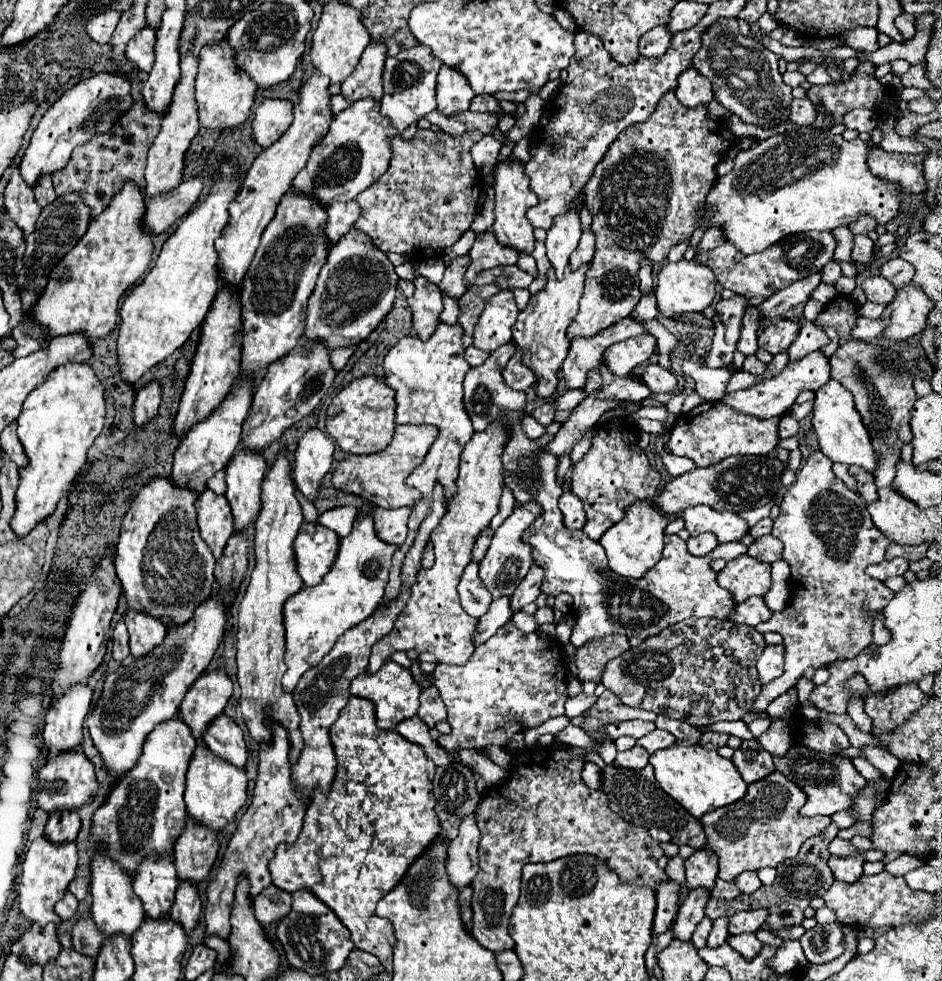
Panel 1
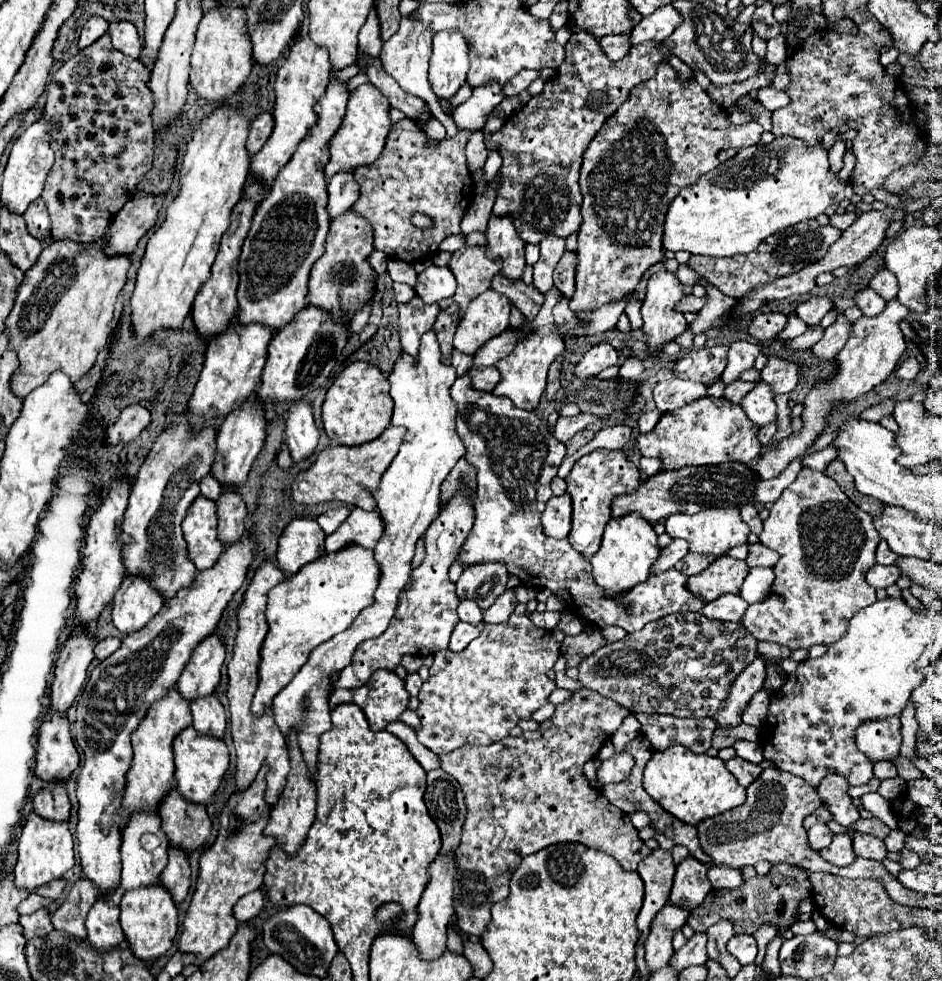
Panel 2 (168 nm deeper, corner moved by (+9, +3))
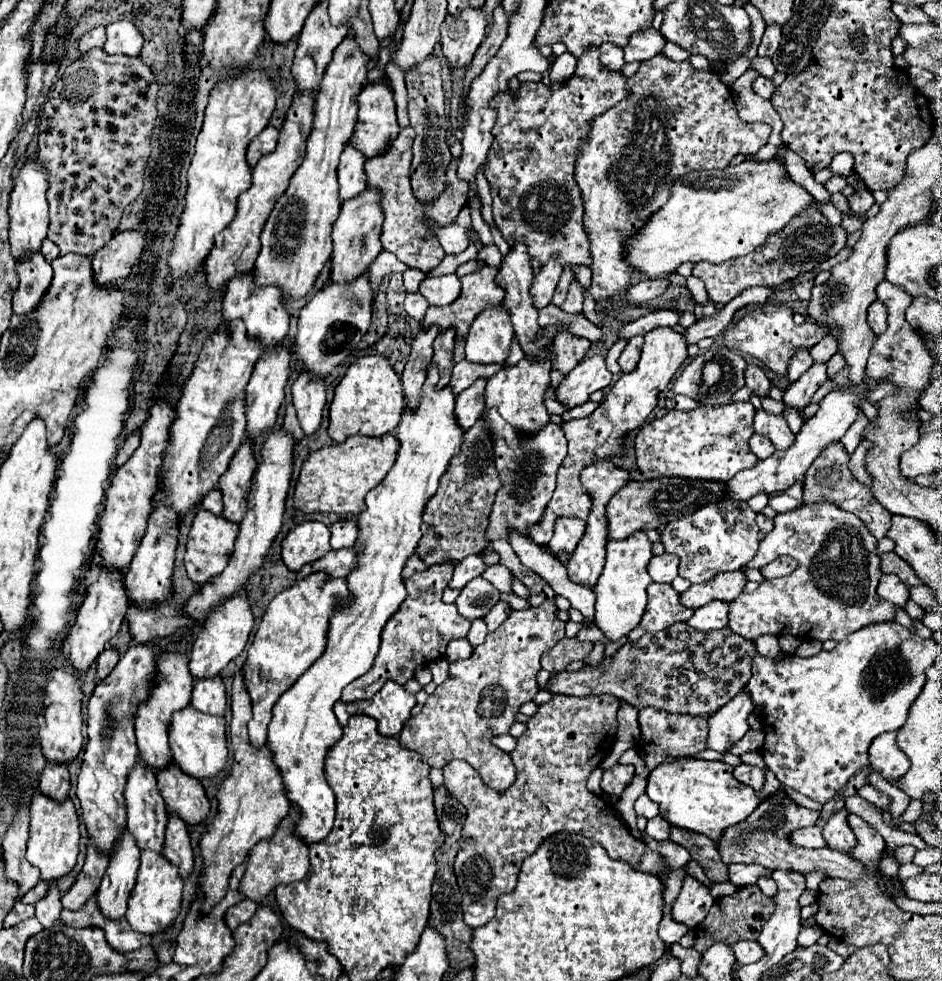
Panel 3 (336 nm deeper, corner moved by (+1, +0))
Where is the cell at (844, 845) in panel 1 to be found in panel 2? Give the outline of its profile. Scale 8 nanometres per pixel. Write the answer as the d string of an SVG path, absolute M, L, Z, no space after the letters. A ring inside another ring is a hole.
M816 823L808 829L808 841L812 849L820 851L828 845L828 841L832 841L832 831L824 823Z

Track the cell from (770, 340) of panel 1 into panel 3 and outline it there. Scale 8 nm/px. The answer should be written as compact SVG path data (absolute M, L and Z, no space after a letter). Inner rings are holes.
M764 304L760 308L754 308L752 312L744 314L734 326L730 326L724 334L724 342L730 350L746 352L746 354L752 354L754 358L762 360L772 372L786 374L788 360L790 360L794 348L798 348L798 346L812 348L826 336L826 328L820 328L820 324L814 324L814 322L796 324L792 318L794 318L794 312L786 306Z

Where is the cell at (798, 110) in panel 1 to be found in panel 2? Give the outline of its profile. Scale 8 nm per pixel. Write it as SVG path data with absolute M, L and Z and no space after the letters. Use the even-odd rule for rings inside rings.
M768 85L768 87L764 87L764 89L758 89L756 91L758 95L758 101L766 107L766 109L776 109L776 107L782 107L784 103L788 103L788 97L786 97L786 93L784 91L778 91L778 89L774 89L772 85Z

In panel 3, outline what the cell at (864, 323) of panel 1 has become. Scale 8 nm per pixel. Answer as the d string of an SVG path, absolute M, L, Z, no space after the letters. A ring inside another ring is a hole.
M814 362L786 392L784 392L784 404L794 406L794 408L804 408L808 406L812 394L828 380L826 372L826 362Z

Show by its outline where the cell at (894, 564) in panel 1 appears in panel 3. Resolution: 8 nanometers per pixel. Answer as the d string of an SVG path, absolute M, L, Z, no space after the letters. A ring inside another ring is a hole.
M882 574L878 584L878 596L904 608L908 600L908 588L902 584L902 580L896 574Z

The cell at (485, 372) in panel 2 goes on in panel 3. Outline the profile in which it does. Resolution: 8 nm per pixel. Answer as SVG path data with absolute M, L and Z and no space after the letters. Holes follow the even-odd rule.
M476 380L472 388L466 388L456 396L456 420L462 428L472 428L480 414L484 412L484 388L488 380Z

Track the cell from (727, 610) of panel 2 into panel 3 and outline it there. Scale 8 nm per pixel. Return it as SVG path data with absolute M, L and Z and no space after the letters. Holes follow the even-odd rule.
M720 600L712 604L704 604L704 608L694 610L688 624L702 632L726 628L728 626L728 604L720 604Z

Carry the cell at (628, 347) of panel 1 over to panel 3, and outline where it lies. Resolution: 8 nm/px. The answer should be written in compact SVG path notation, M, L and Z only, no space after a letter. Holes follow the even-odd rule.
M596 354L592 358L582 360L570 374L566 374L566 378L556 390L556 396L558 402L566 404L568 408L574 408L586 402L592 392L606 388L610 382L612 372L606 366L606 356Z

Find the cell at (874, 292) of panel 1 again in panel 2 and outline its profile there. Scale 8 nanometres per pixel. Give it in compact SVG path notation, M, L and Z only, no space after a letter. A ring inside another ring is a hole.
M864 289L864 293L856 293L854 297L854 303L856 307L866 315L866 317L876 317L878 313L884 311L886 307L886 301L874 291L874 289Z

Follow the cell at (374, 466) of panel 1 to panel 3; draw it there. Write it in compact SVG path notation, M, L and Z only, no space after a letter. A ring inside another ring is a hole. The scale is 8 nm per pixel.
M392 434L380 438L352 436L342 444L324 446L310 454L304 462L294 488L294 506L302 512L336 512L354 514L364 512L364 496L372 486L380 484L396 460L400 442Z

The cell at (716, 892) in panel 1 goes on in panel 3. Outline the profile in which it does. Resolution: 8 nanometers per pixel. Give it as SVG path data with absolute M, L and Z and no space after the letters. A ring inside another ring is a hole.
M730 864L728 872L730 872L730 882L738 888L748 886L748 884L756 884L758 876L762 876L762 874L766 874L766 876L772 874L770 870L756 866L756 864Z

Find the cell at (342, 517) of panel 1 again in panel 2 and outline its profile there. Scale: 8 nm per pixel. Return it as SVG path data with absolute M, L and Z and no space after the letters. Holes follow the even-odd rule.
M338 507L338 509L330 509L330 511L322 513L316 521L326 535L332 535L342 525L342 521L346 521L348 515L350 515L348 507Z

